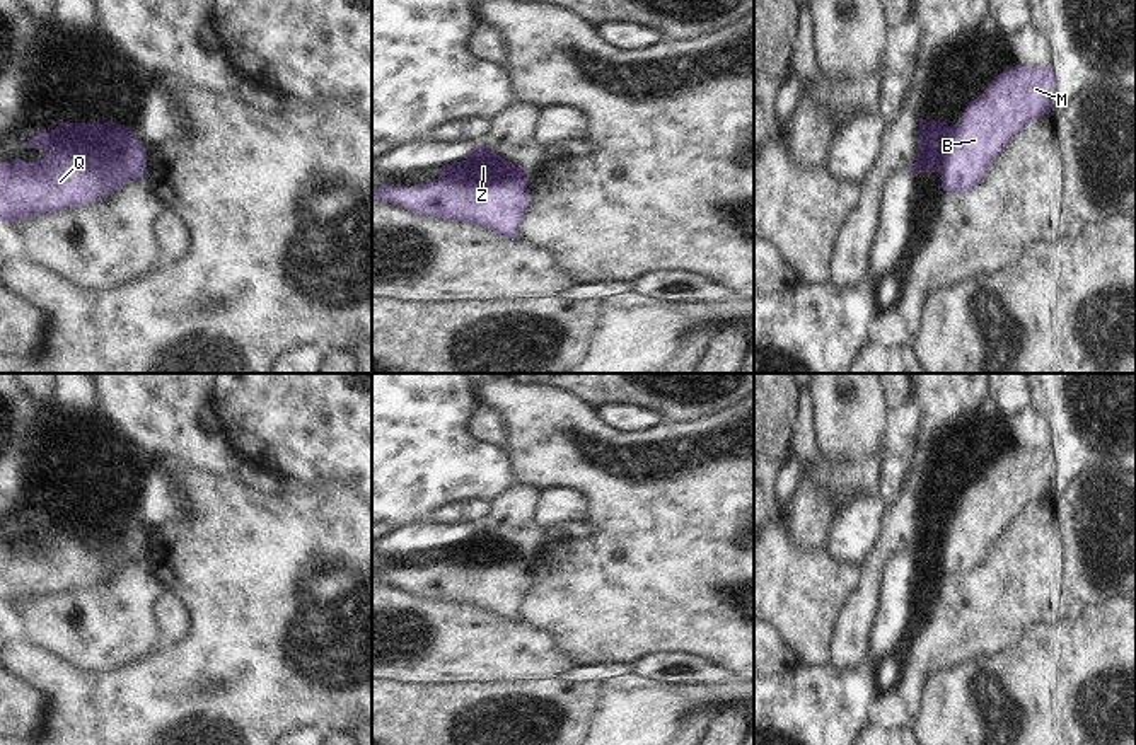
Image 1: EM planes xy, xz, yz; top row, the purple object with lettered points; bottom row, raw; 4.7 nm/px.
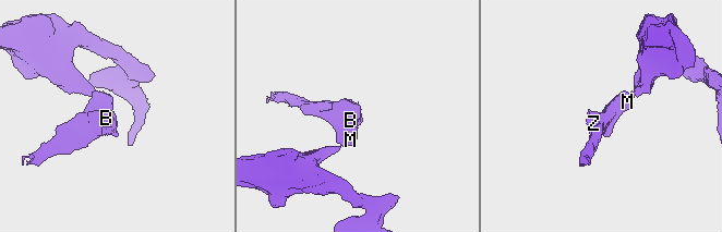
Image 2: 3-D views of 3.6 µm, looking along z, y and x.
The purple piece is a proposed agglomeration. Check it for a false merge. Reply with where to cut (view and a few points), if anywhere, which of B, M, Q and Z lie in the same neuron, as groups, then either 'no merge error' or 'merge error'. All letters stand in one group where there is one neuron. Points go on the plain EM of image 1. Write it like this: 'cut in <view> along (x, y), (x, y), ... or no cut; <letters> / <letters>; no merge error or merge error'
no cut; B M Q Z; no merge error

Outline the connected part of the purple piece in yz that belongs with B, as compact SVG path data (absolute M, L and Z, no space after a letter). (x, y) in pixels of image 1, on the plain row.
M1051 447L1044 450L1011 448L993 462L982 477L974 481L962 501L952 508L945 503L919 500L918 540L913 554L942 554L943 573L964 576L988 556L994 540L1029 505L1051 494L1058 459Z

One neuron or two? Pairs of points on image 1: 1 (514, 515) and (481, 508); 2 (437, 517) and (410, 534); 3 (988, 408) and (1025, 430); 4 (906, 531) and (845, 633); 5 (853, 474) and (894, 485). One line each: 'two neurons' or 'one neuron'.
1: two neurons
2: two neurons
3: two neurons
4: one neuron
5: two neurons

